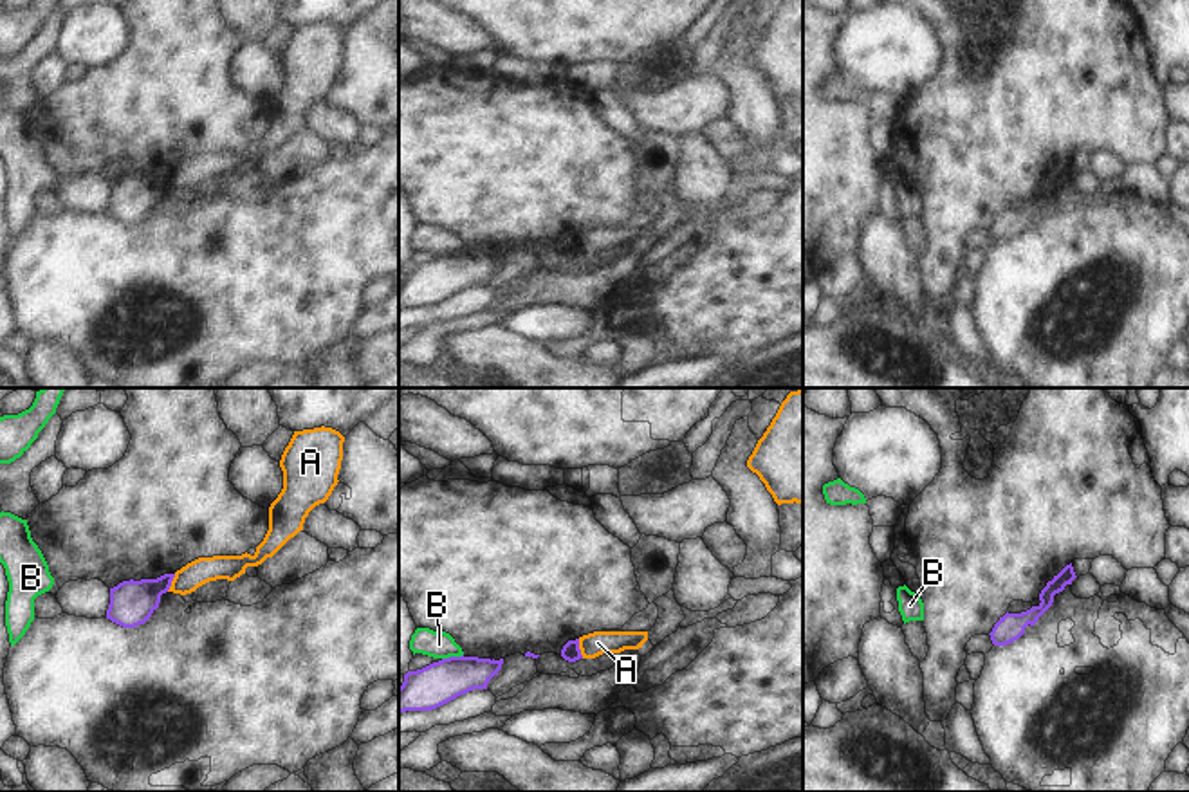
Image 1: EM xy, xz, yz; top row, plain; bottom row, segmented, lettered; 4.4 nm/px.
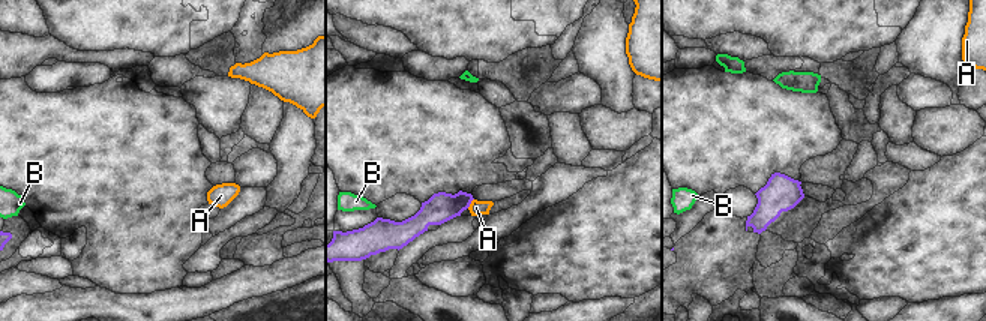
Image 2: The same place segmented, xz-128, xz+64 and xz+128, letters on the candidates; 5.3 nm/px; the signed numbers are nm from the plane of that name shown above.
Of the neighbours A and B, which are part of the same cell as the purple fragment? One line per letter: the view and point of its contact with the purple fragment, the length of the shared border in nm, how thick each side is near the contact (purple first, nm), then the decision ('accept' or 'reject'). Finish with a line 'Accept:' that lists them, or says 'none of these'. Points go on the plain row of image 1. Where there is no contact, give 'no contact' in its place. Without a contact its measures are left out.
A: xz (578, 244) | 90 nm | 90/110 nm | reject
B: xz (451, 253) | 100 nm | 190/130 nm | reject
Accept: none of these

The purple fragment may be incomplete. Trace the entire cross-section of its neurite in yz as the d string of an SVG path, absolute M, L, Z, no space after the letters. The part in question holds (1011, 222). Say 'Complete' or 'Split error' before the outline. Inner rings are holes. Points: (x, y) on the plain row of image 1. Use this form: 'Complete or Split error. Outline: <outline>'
Complete. Outline: M1072 159L1066 161L1057 171L1054 171L1052 177L1046 179L1046 182L1039 189L1039 200L1032 202L1027 207L1021 209L1005 209L1000 213L1000 216L994 220L991 231L991 236L994 242L1007 242L1014 236L1018 236L1025 224L1030 220L1034 222L1037 215L1052 202L1054 191L1063 188L1066 180L1072 180L1075 175L1075 168Z

